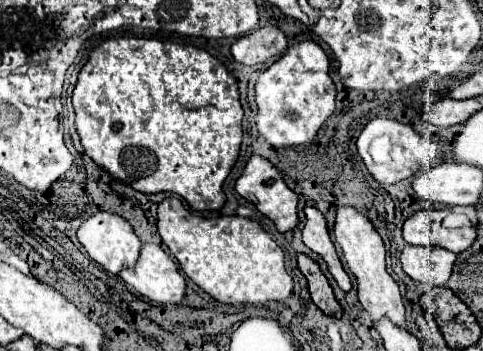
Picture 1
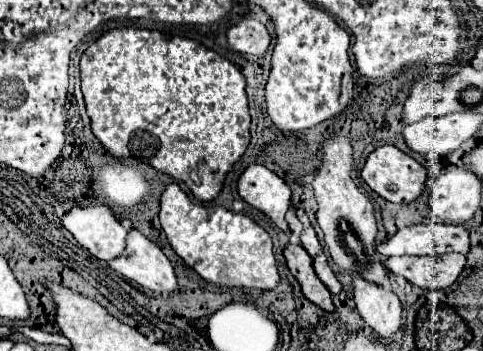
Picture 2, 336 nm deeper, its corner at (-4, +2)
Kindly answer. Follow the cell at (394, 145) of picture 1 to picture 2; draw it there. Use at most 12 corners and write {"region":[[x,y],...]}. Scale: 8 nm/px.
{"region":[[387,144],[369,154],[361,178],[387,202],[417,200],[427,172]]}

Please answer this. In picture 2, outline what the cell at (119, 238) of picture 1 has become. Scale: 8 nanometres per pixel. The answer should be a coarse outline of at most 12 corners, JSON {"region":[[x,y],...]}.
{"region":[[75,206],[63,226],[99,260],[123,254],[127,230],[107,206]]}

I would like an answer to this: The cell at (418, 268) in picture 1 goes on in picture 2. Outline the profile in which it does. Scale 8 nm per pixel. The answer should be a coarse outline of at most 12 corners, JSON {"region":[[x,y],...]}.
{"region":[[463,254],[391,256],[385,268],[413,286],[441,290],[465,268]]}

